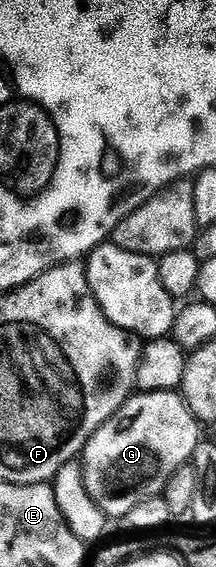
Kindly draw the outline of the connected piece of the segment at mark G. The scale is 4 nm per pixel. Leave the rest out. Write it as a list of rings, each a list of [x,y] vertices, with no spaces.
[[[178,391],[169,392],[145,392],[126,400],[119,405],[118,412],[113,418],[109,418],[100,426],[81,453],[81,467],[85,486],[97,502],[97,506],[109,518],[118,518],[133,510],[141,502],[152,500],[154,496],[163,496],[166,493],[167,483],[178,474],[179,468],[183,468],[191,460],[191,455],[198,453],[200,421],[196,420],[191,408]]]

